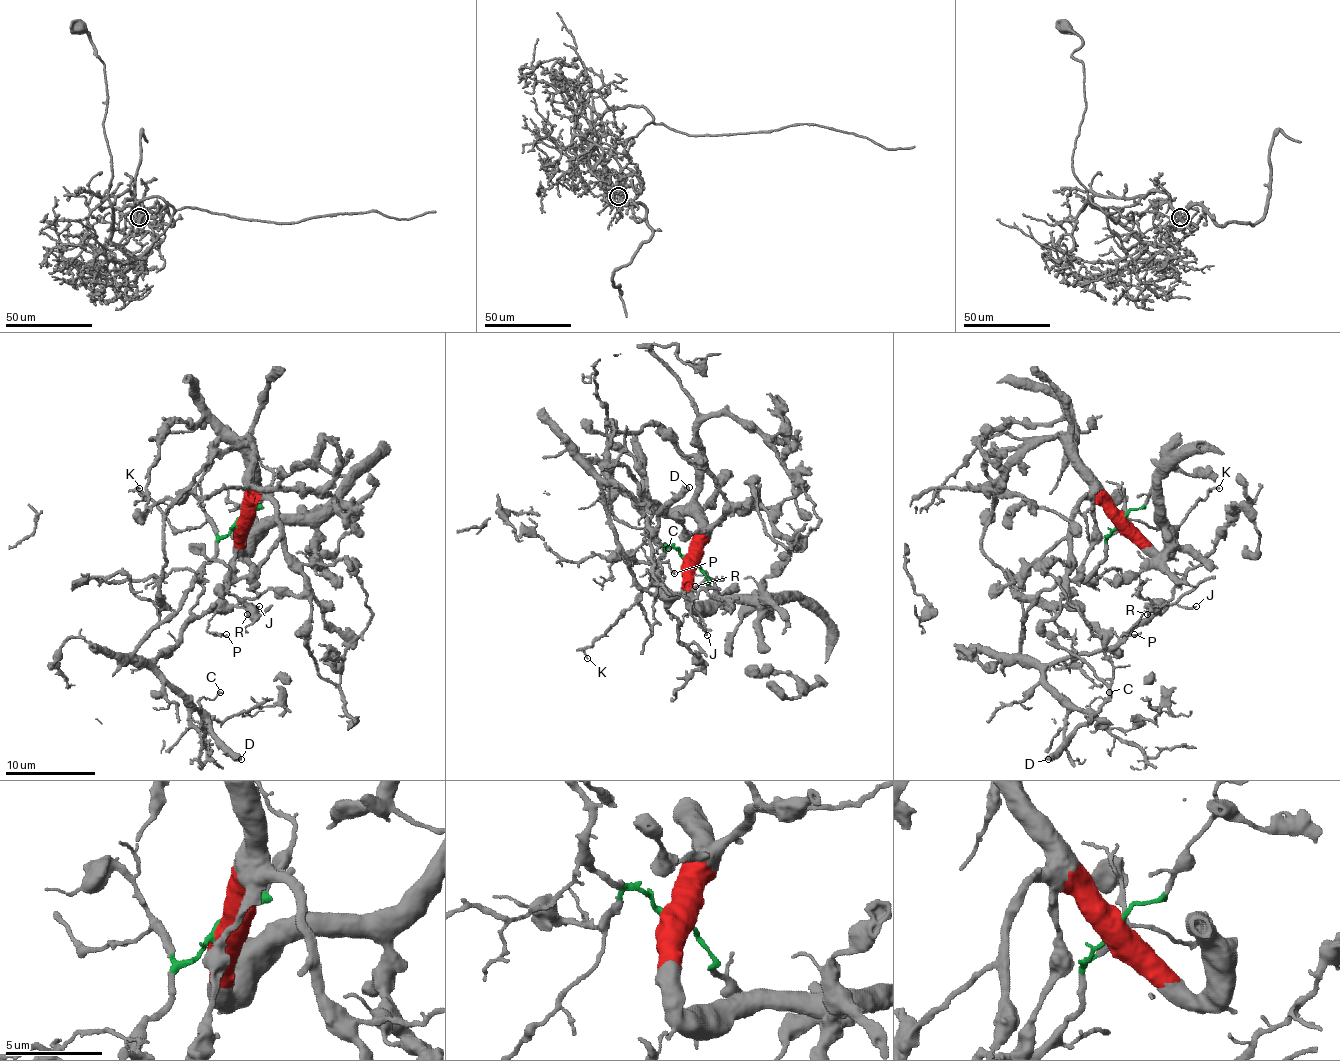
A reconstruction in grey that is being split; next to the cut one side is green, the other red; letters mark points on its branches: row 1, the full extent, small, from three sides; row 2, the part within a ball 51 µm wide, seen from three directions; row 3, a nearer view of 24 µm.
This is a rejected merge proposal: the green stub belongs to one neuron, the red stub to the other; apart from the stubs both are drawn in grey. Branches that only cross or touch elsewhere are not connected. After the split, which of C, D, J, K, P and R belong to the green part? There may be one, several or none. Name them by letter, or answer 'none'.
C, D, J, K, P, R

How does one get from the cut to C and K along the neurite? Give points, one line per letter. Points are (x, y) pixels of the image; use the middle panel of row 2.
C: (687, 562), (651, 535), (646, 499), (624, 465), (583, 459), (644, 517), (658, 546), (669, 549)
K: (687, 562), (671, 546), (667, 549), (655, 562), (655, 580), (583, 650), (588, 659)

